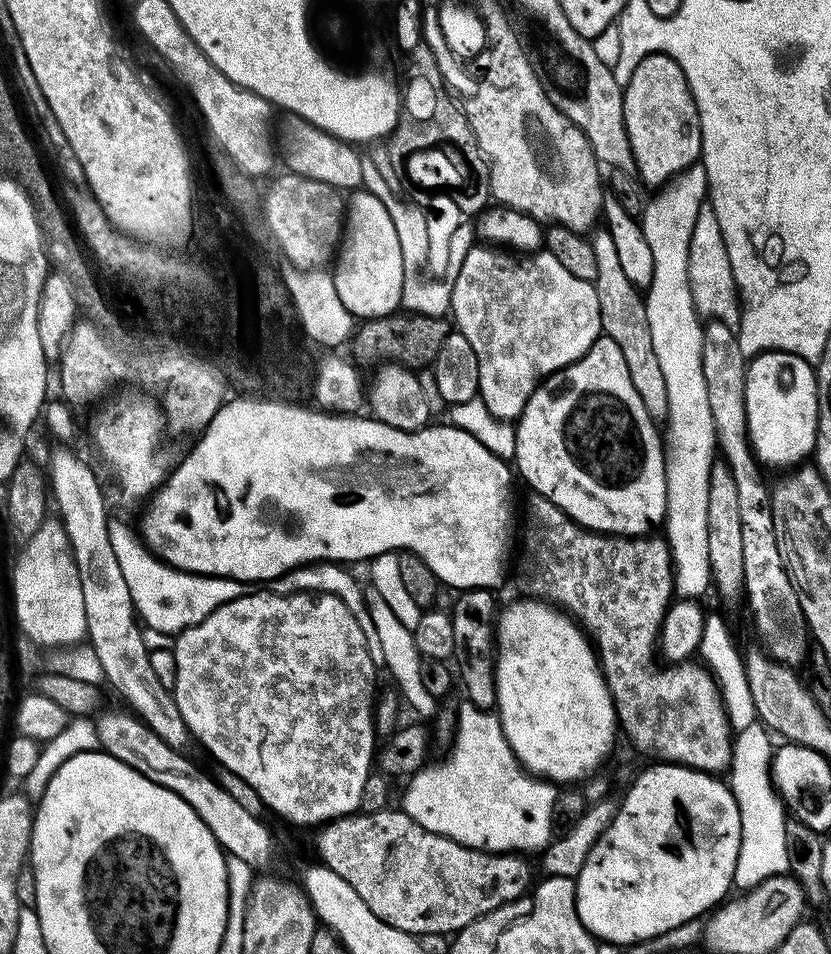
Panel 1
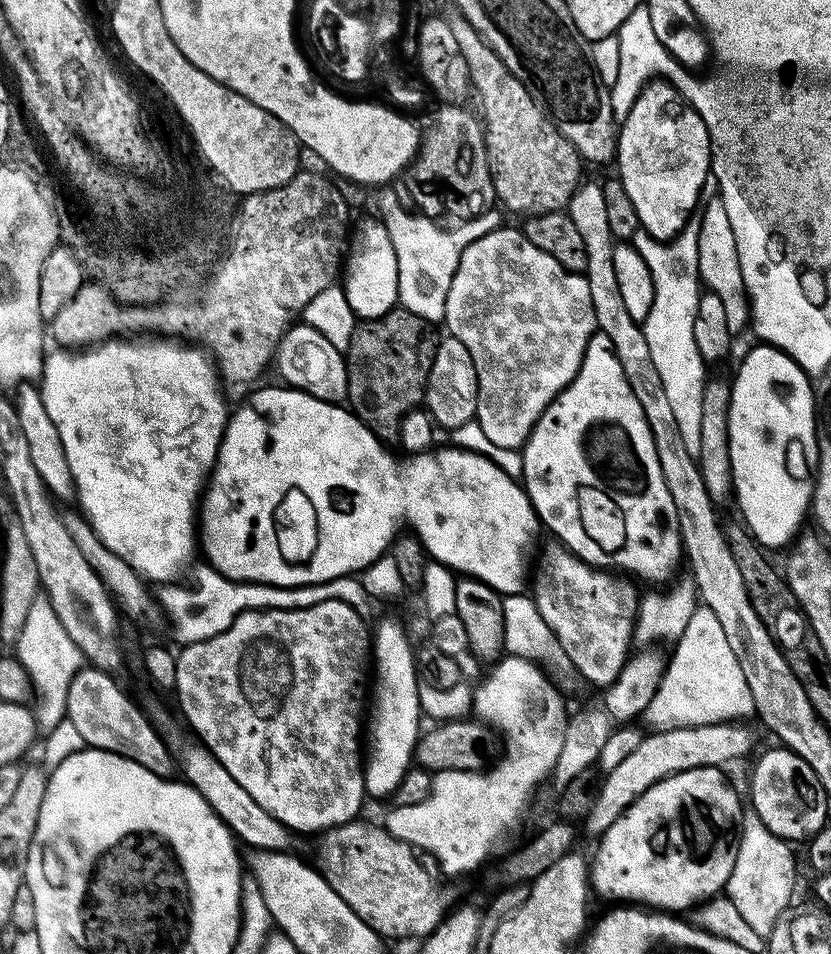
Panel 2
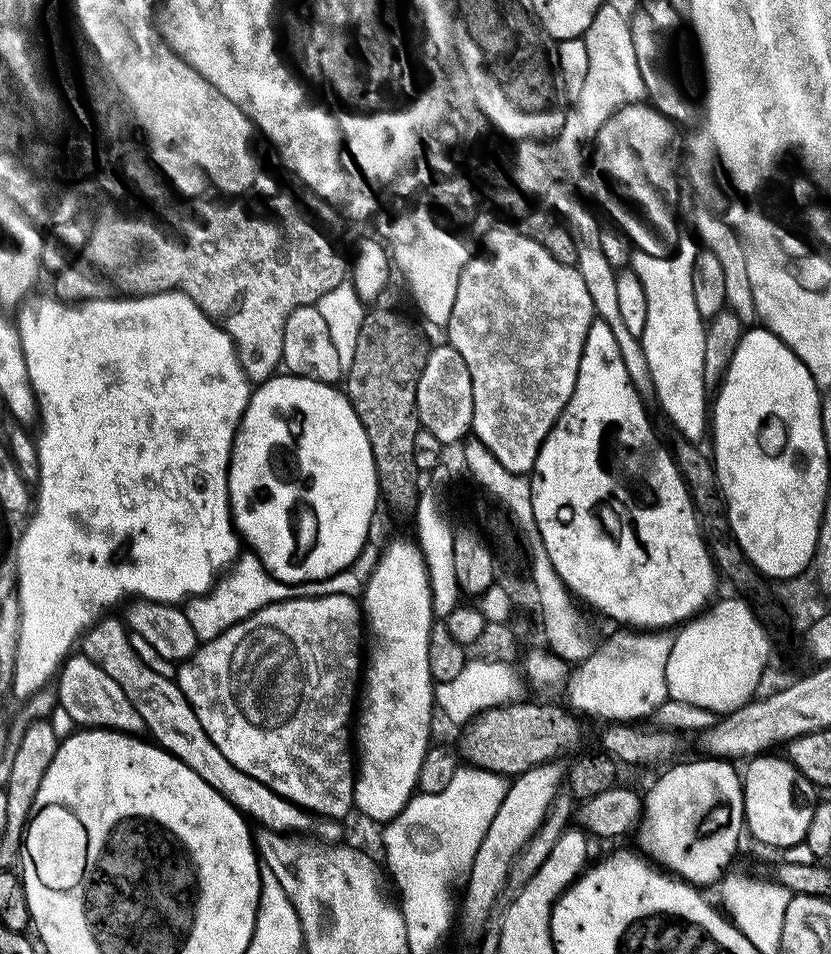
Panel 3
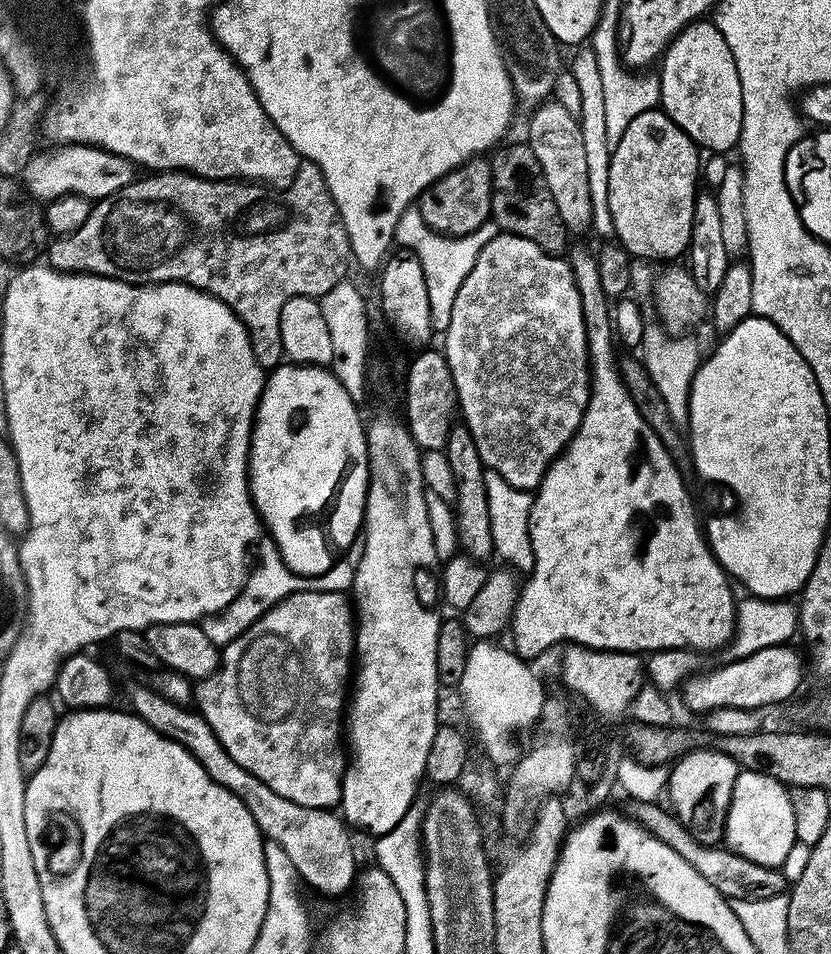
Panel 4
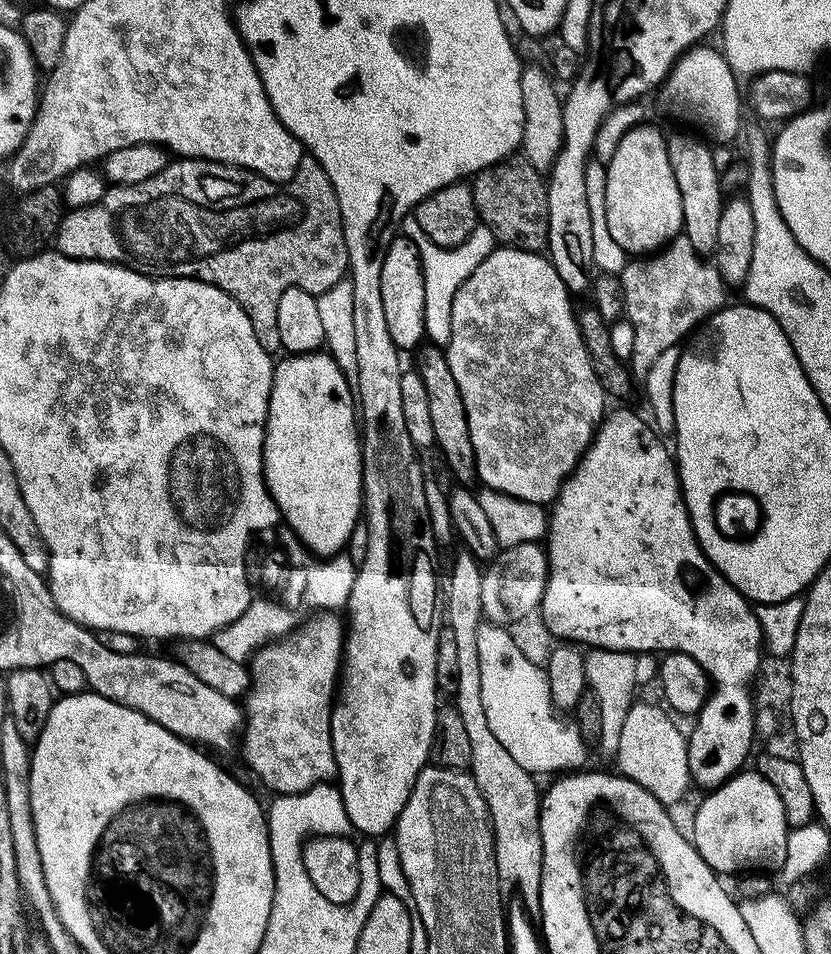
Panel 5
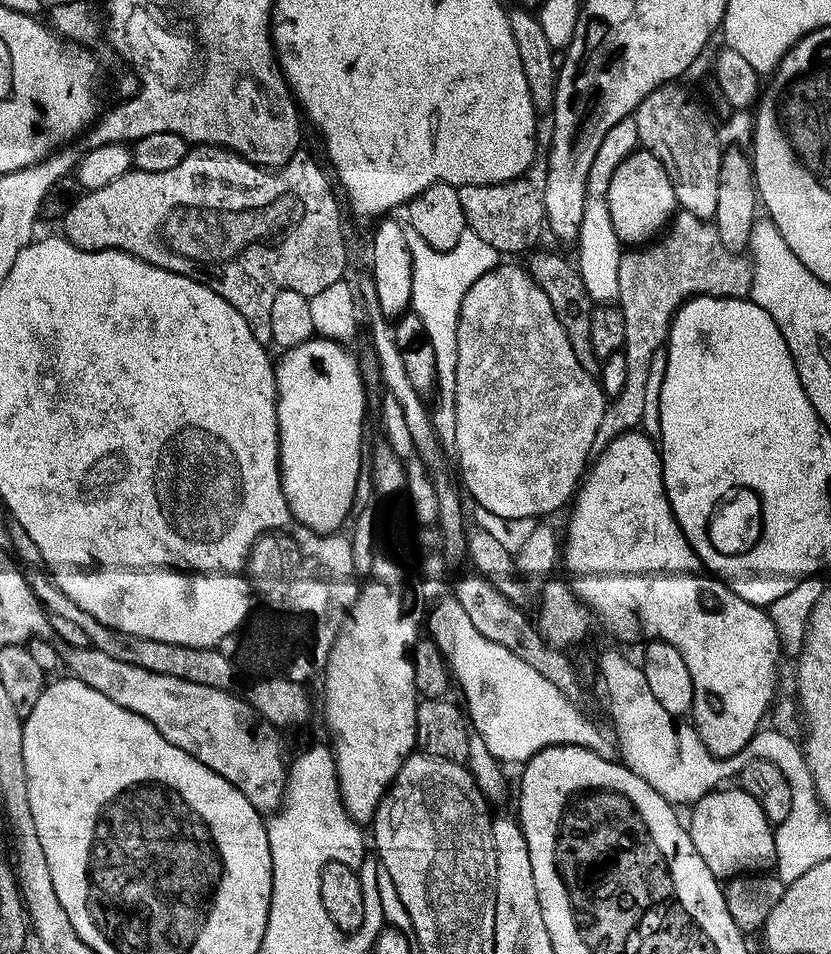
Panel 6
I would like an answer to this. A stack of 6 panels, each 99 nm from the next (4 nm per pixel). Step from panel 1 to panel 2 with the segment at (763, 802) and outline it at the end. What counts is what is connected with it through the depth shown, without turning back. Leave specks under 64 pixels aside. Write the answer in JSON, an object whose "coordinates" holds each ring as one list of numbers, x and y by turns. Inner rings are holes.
{"coordinates":[[747,813,744,820,743,842,725,891,750,928,758,935,766,936,792,900,796,884,796,864,789,850,791,847,757,821,755,813]]}

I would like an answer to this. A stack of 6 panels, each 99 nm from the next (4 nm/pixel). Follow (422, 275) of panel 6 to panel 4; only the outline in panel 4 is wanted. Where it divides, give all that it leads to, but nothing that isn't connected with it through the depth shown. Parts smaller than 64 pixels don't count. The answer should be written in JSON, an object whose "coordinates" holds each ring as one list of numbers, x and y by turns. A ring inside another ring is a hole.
{"coordinates":[[409,210,404,213,404,217,398,222,398,226,396,227,395,243,397,245,417,244,420,248,428,248,425,252,421,251,419,257,424,267,426,286,430,294,433,329,446,330,450,326,450,314,454,306,454,298,464,281,462,274,471,270,474,259,473,249,468,249,468,243,472,243,473,246,479,246,490,242,496,235,498,235,496,221,489,218,485,224,478,226,476,232,471,232,466,239,460,238,455,241,456,253,453,254,452,260,448,260,447,254,452,248,453,241,449,237,438,235,434,229,426,226,420,211]]}

